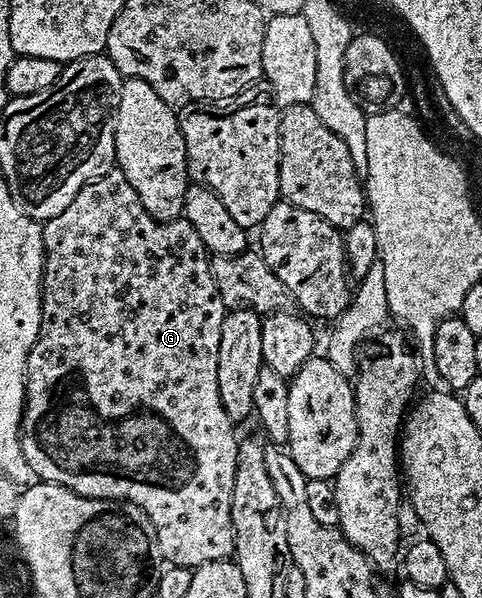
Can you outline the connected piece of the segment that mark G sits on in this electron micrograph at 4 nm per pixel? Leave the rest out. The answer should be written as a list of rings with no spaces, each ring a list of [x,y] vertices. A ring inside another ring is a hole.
[[[109,167],[106,174],[102,174],[98,179],[91,180],[78,194],[74,194],[74,202],[62,210],[62,214],[54,214],[54,218],[43,221],[44,230],[44,276],[40,280],[40,329],[38,338],[28,355],[28,365],[24,375],[24,419],[20,425],[20,449],[30,466],[32,476],[49,484],[60,484],[64,488],[69,488],[71,492],[77,492],[79,496],[86,498],[98,498],[99,500],[122,500],[140,509],[152,525],[154,537],[154,548],[158,553],[165,556],[168,564],[177,564],[183,568],[197,569],[202,564],[209,564],[215,560],[229,559],[236,550],[236,535],[232,529],[232,495],[234,494],[234,474],[236,473],[236,450],[238,447],[237,429],[234,427],[232,419],[222,408],[222,398],[218,398],[218,338],[222,338],[222,318],[226,311],[224,299],[220,297],[220,292],[216,289],[216,283],[212,277],[212,269],[207,259],[203,260],[200,255],[205,255],[206,249],[203,242],[198,238],[194,226],[183,218],[170,221],[155,220],[142,206],[134,186],[126,182],[126,174],[118,167]]]

